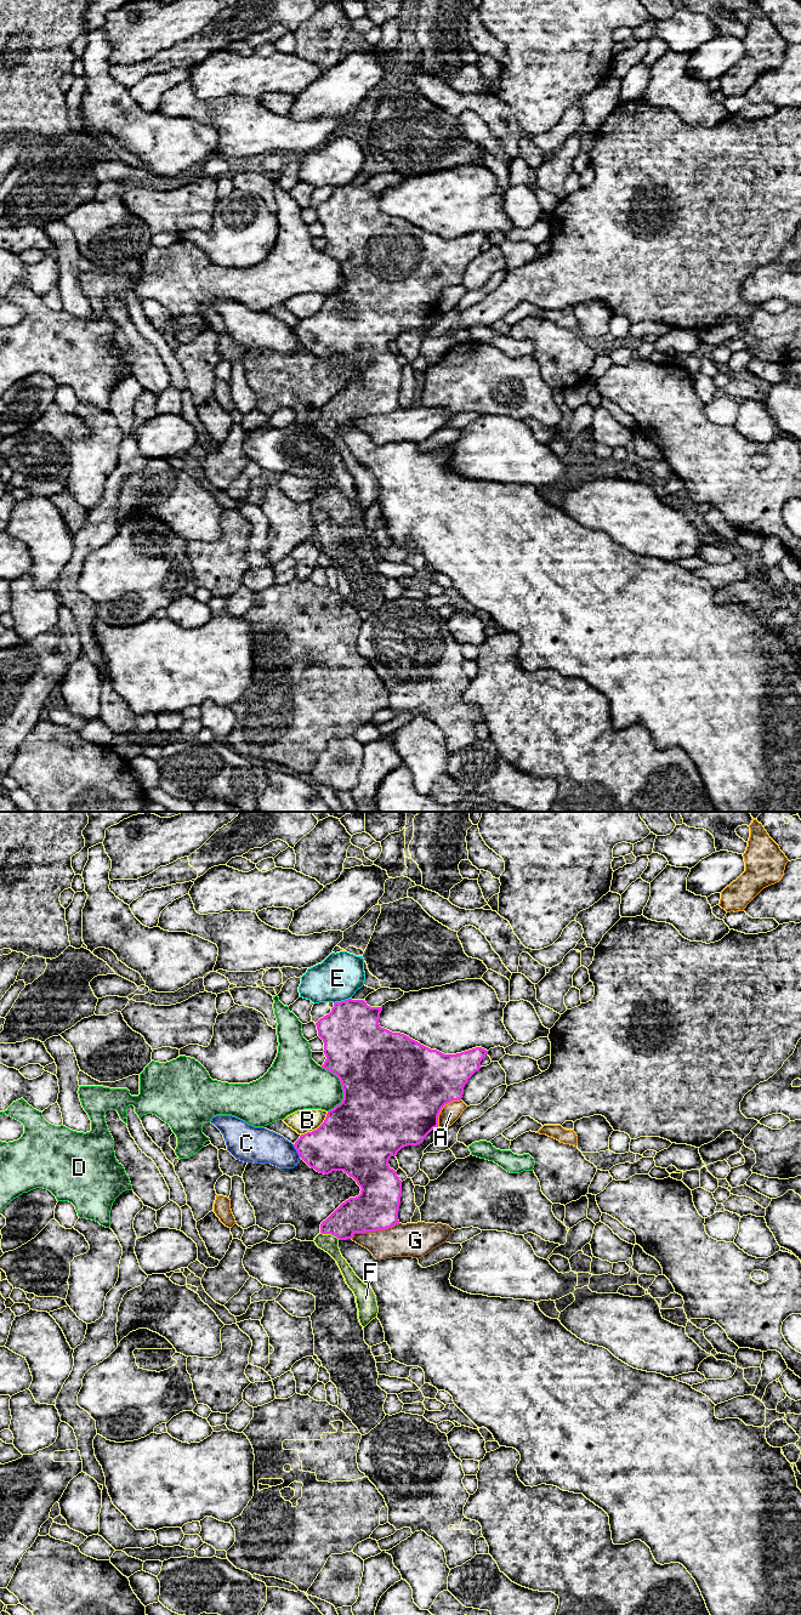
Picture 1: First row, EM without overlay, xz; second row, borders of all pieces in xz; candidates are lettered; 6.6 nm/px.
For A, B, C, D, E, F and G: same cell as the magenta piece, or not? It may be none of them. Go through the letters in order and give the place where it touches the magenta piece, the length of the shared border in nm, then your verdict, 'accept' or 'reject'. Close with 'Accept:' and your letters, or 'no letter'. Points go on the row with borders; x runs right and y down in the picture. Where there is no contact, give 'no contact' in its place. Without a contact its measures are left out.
A: contact xz (442, 1107); length 240 nm; reject
B: contact xz (318, 1127); length 240 nm; reject
C: contact xz (296, 1149); length 100 nm; reject
D: contact xz (342, 1087); length 300 nm; reject
E: contact xz (342, 1001); length 130 nm; reject
F: contact xz (330, 1233); length 140 nm; accept
G: contact xz (374, 1230); length 340 nm; reject
Accept: F

